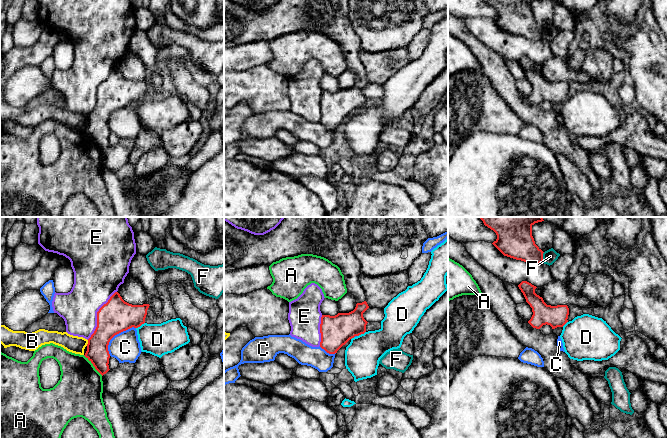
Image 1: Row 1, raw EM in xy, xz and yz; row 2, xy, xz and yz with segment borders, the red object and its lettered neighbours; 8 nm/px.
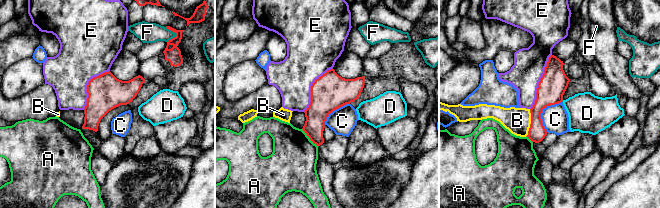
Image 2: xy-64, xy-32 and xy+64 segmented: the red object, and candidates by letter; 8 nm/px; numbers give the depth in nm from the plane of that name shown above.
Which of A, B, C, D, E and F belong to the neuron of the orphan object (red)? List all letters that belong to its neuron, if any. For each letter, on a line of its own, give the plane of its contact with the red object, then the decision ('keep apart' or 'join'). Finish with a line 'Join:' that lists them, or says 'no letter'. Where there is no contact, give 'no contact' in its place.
A: contact in xy; keep apart
B: contact in xy; keep apart
C: contact in xy; keep apart
D: contact in xy; keep apart
E: contact in xy; keep apart
F: contact in yz; keep apart
Join: no letter

